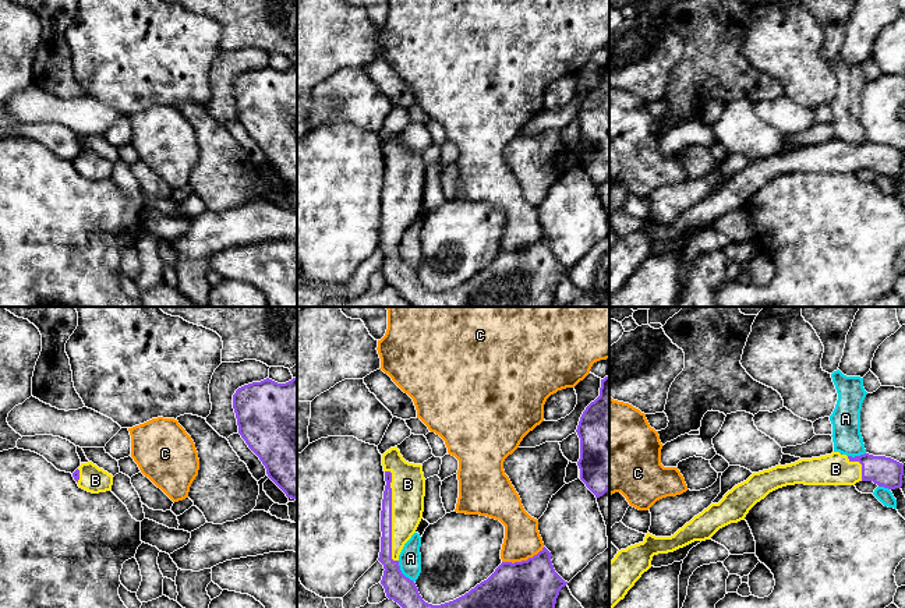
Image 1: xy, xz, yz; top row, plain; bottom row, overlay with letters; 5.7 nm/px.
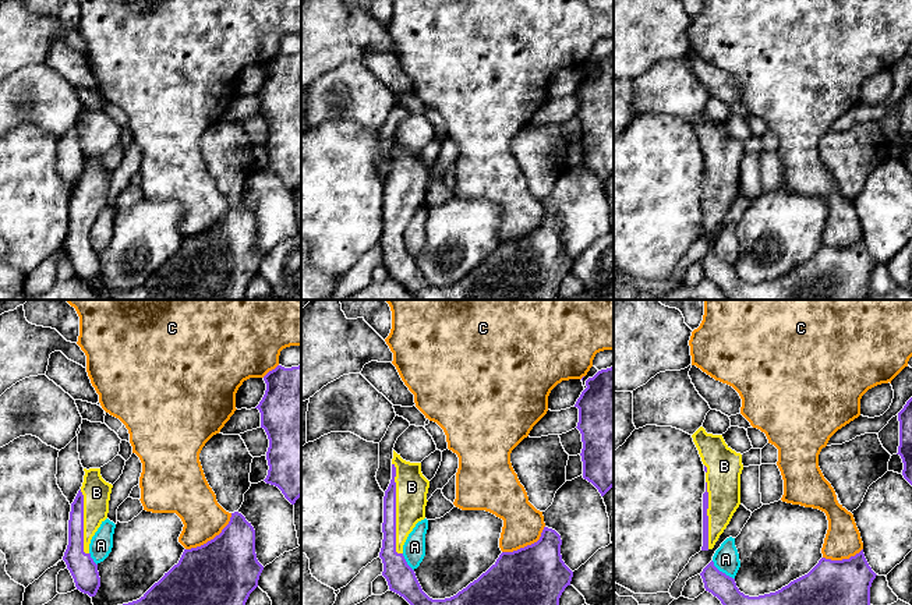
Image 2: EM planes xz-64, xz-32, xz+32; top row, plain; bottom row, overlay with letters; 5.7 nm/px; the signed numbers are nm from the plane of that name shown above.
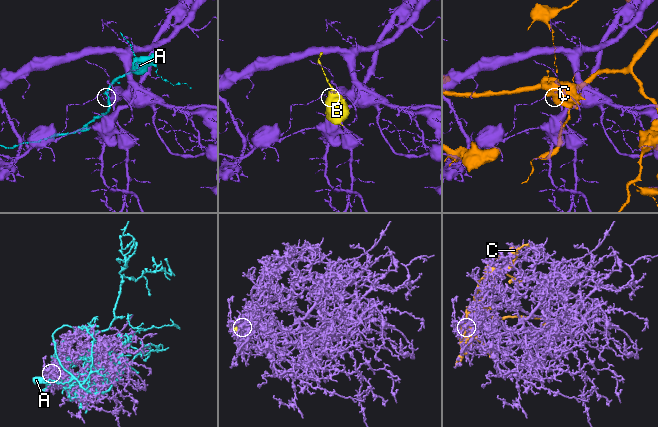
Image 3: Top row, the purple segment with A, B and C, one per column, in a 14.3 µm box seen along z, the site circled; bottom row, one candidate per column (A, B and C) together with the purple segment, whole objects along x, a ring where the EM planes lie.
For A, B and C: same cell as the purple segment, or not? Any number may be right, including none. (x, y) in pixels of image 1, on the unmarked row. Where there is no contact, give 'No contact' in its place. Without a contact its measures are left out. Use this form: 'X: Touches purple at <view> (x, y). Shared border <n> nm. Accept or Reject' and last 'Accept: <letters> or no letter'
A: Touches purple at xz (400, 260). Shared border 160 nm. Reject
B: Touches purple at xz (391, 204). Shared border 550 nm. Accept
C: Touches purple at xz (523, 248). Shared border 260 nm. Reject
Accept: B

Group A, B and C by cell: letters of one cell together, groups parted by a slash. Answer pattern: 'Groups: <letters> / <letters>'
Groups: A / B / C

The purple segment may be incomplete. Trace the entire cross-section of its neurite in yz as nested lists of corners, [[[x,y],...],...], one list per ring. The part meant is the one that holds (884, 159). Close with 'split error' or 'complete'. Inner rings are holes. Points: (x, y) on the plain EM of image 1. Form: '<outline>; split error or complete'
[[[839,139],[753,160],[674,223],[655,225],[647,220],[643,230],[618,238],[609,250],[609,298],[651,255],[654,243],[710,227],[720,216],[745,208],[757,190],[778,176],[795,172],[855,173],[859,169],[873,169],[879,174],[895,177],[902,174],[902,163],[904,152],[891,145],[869,141],[852,145]]]; split error

